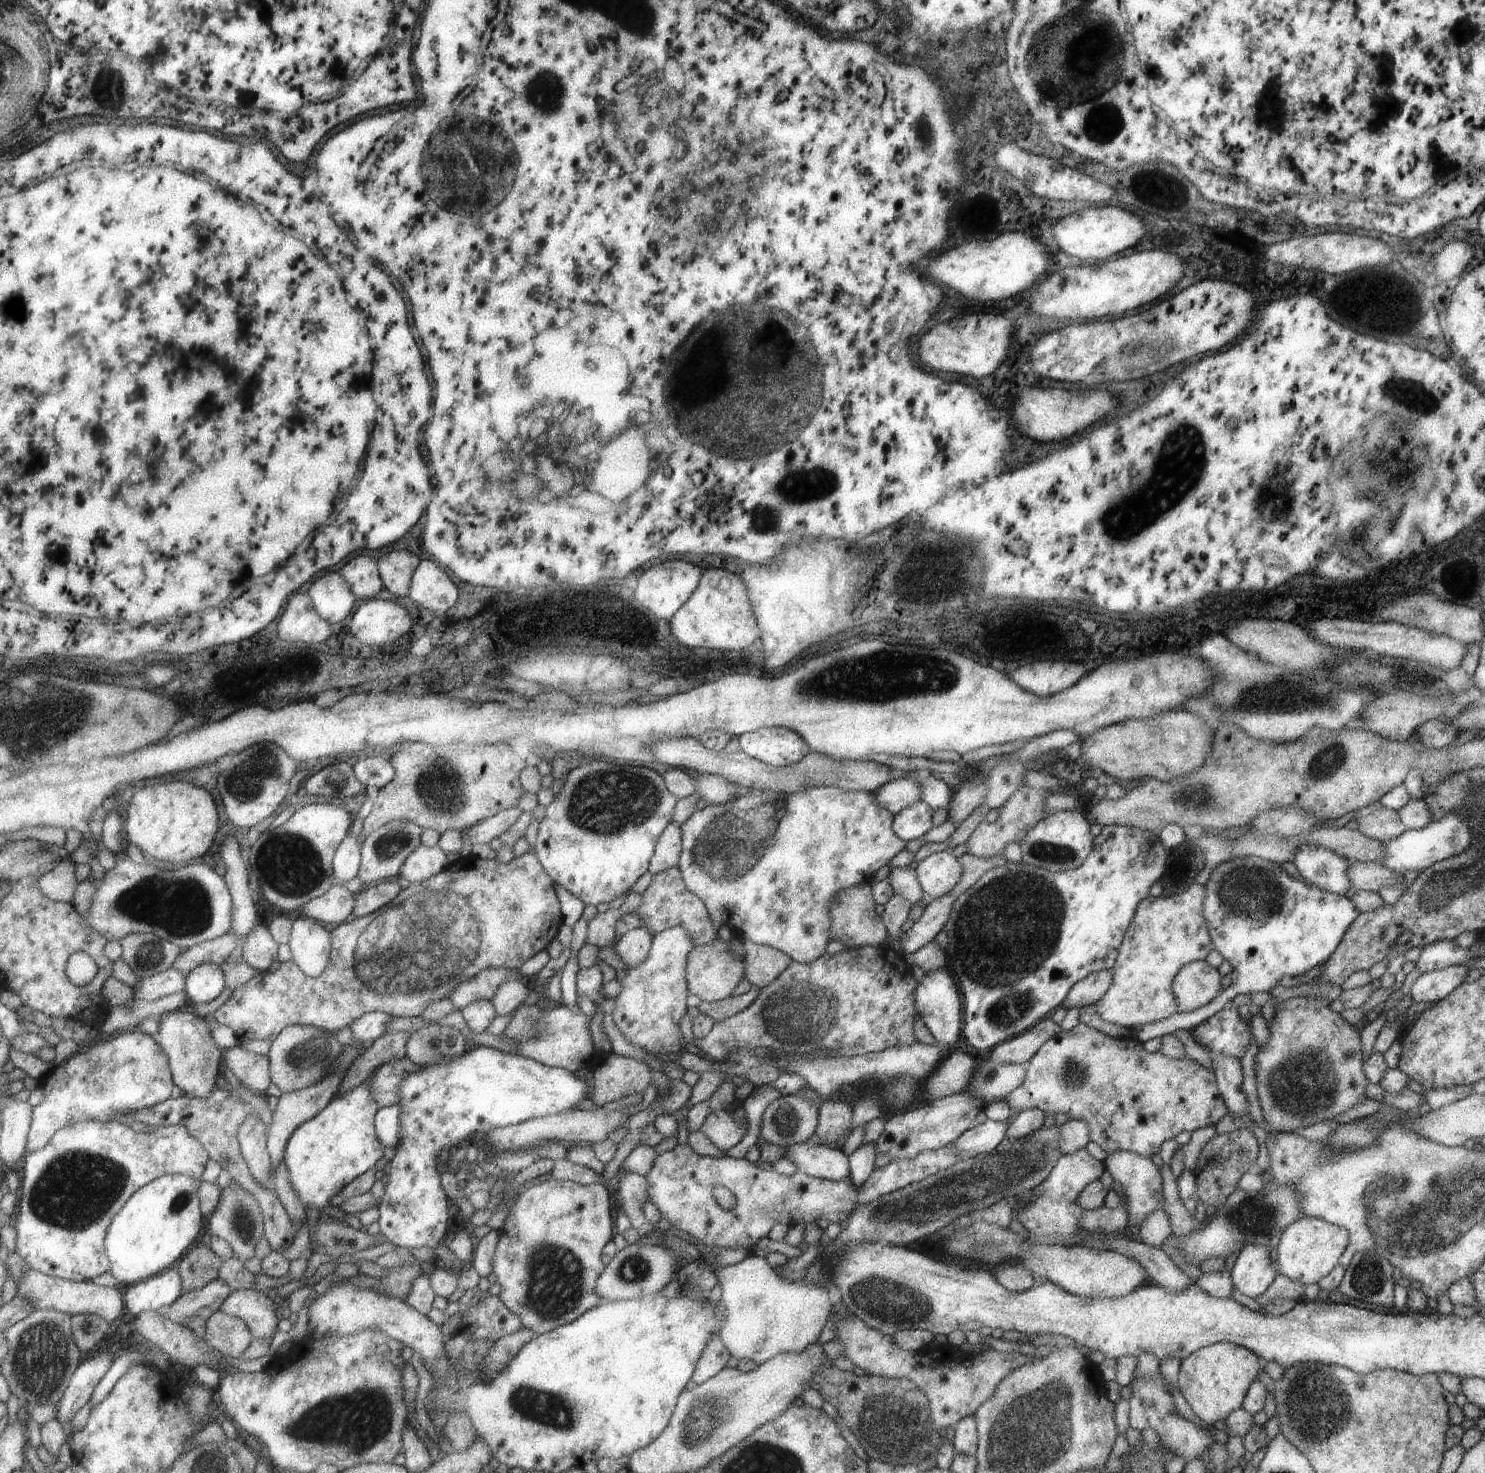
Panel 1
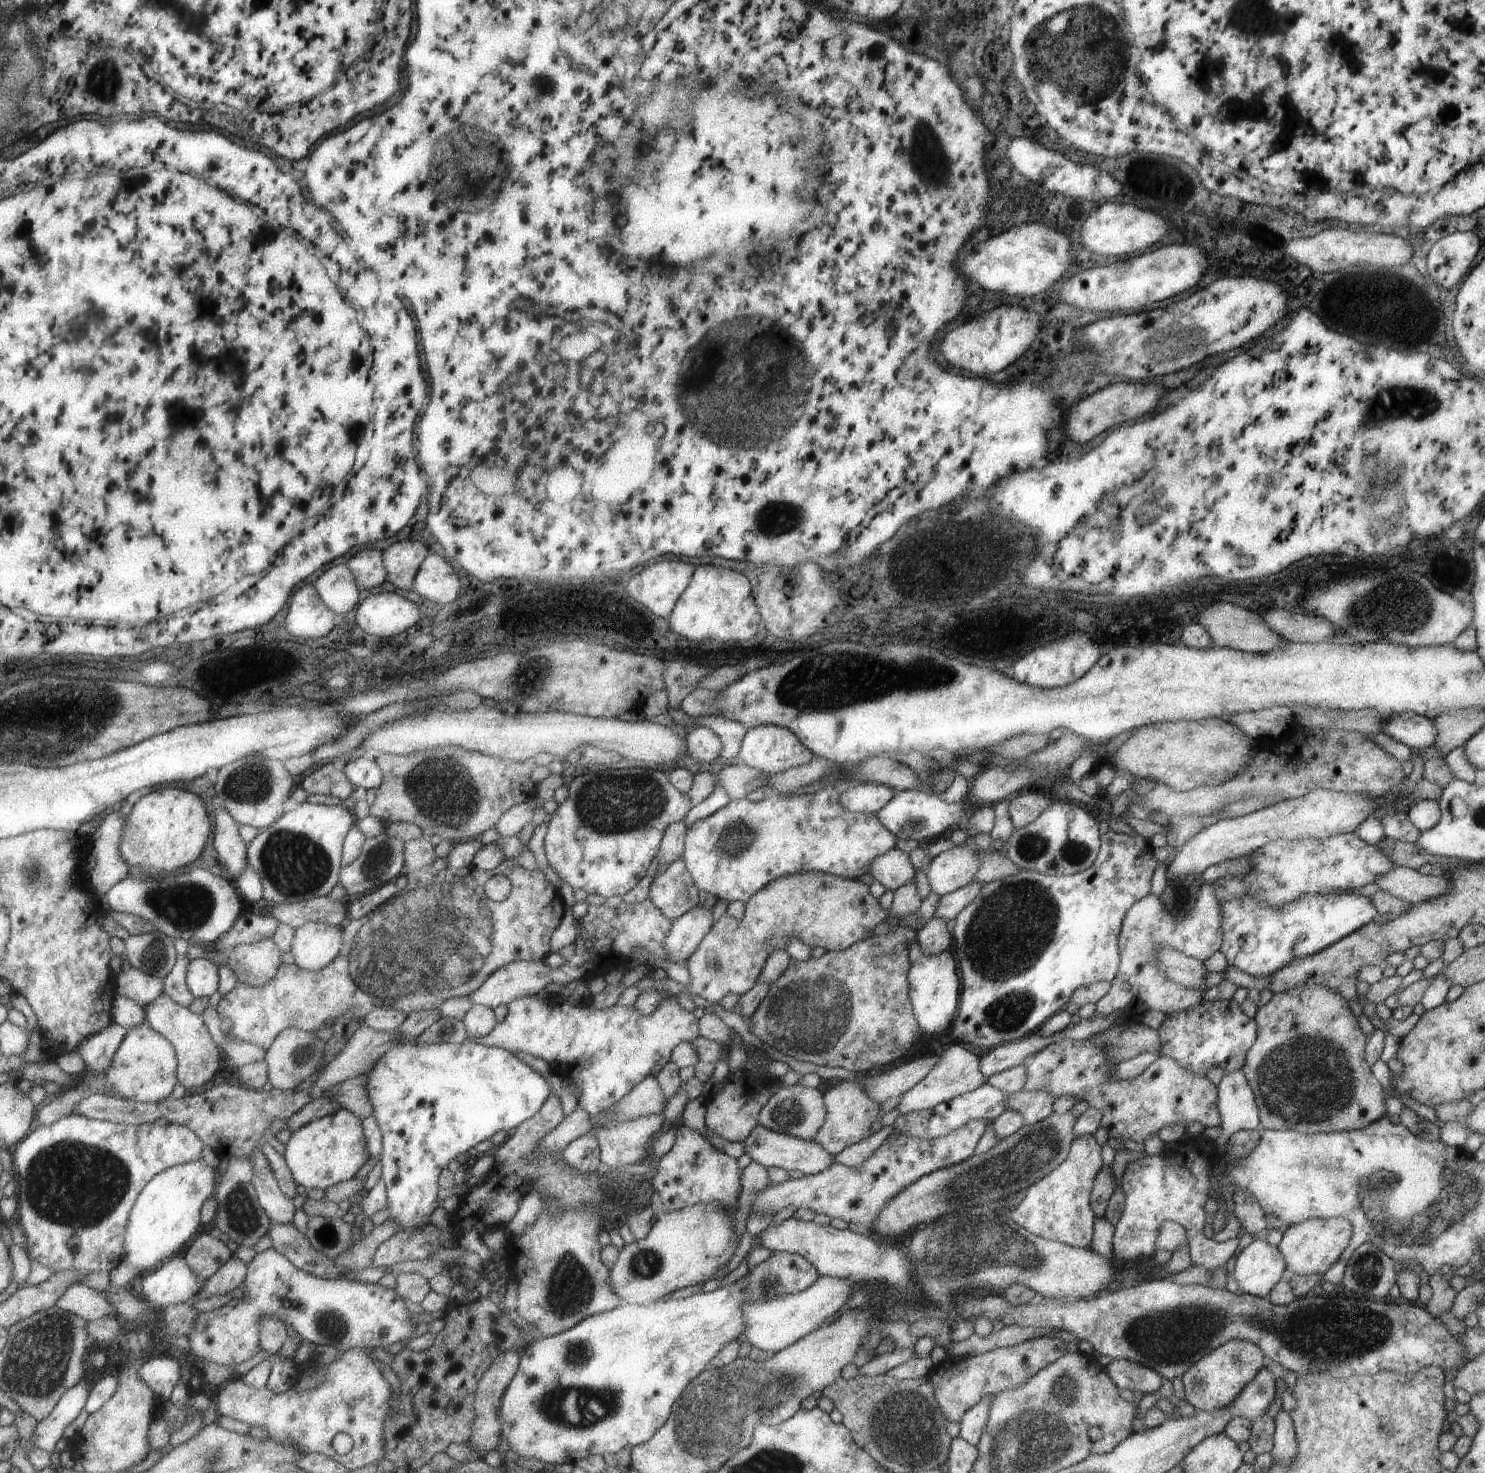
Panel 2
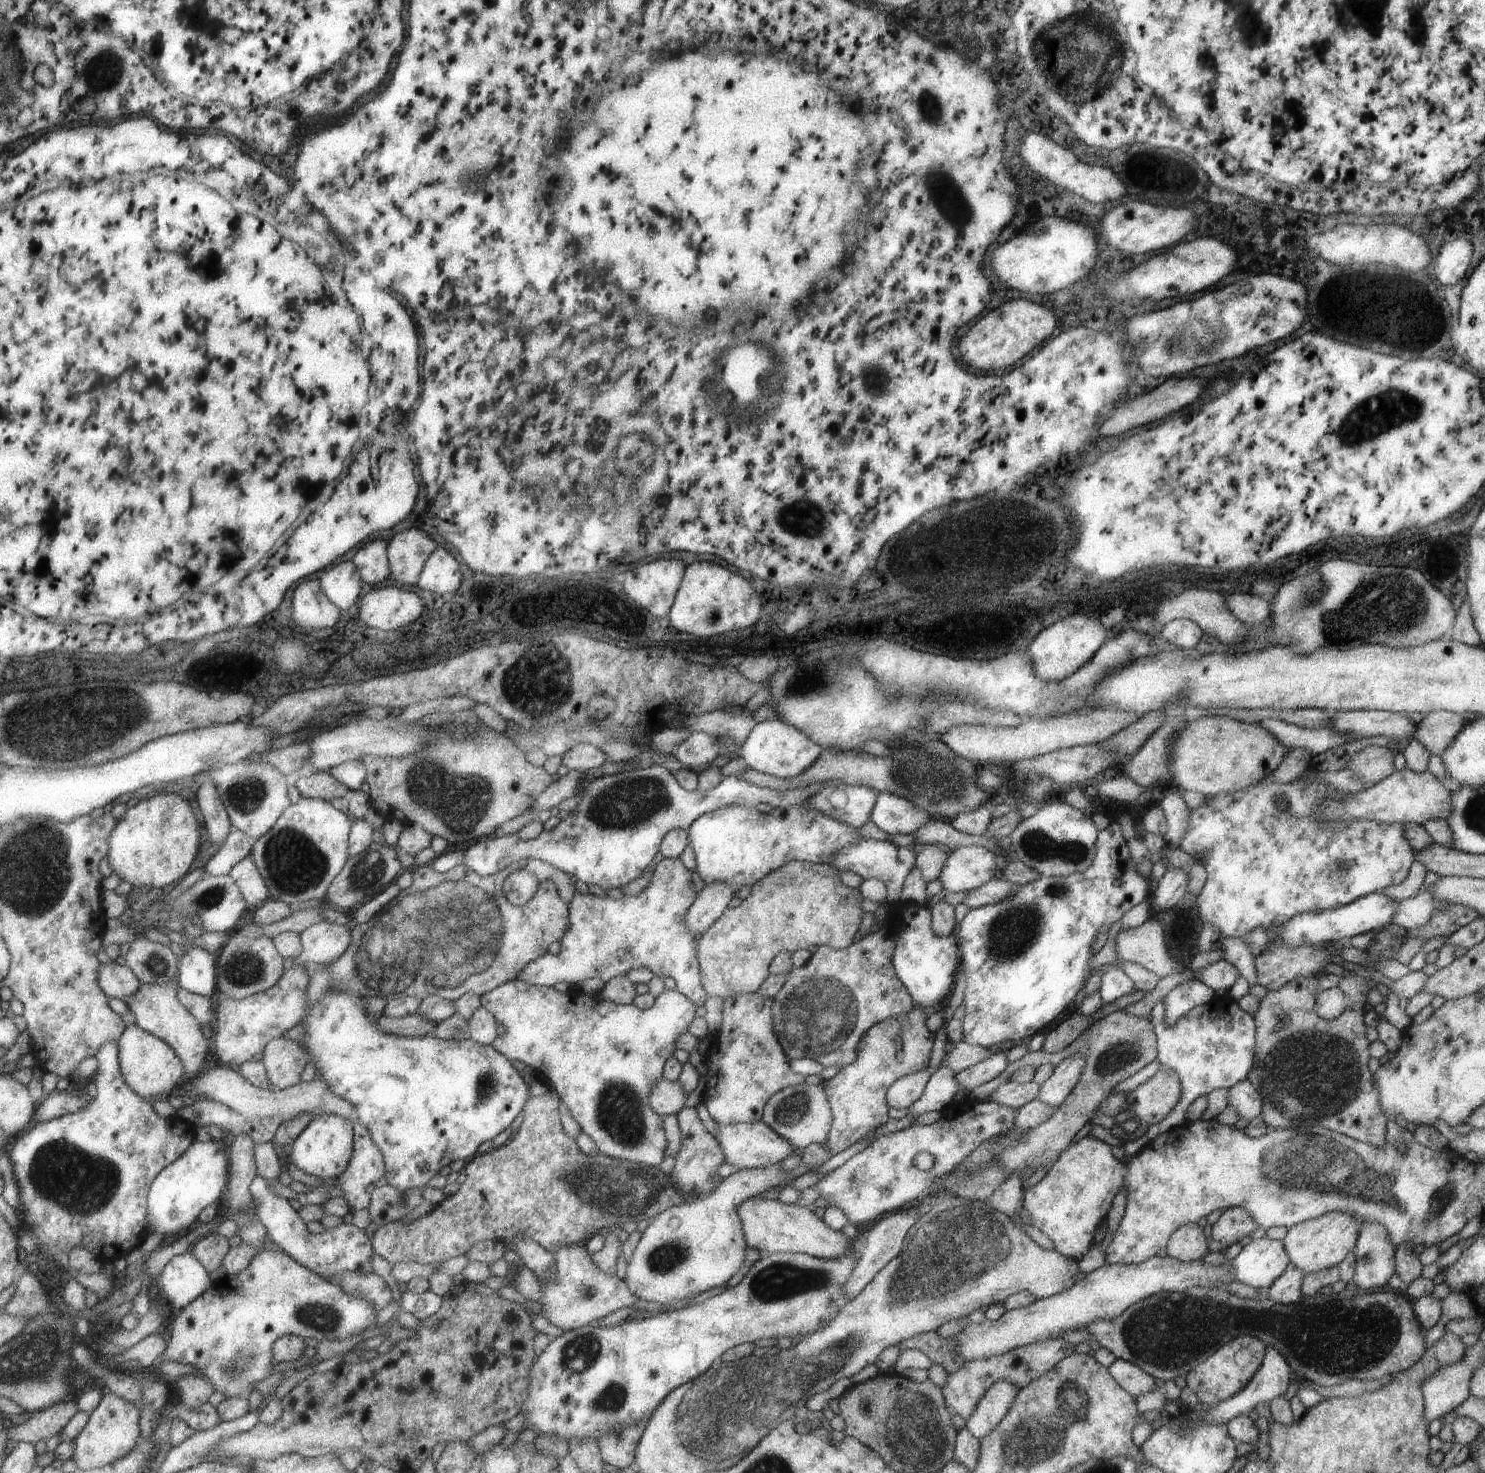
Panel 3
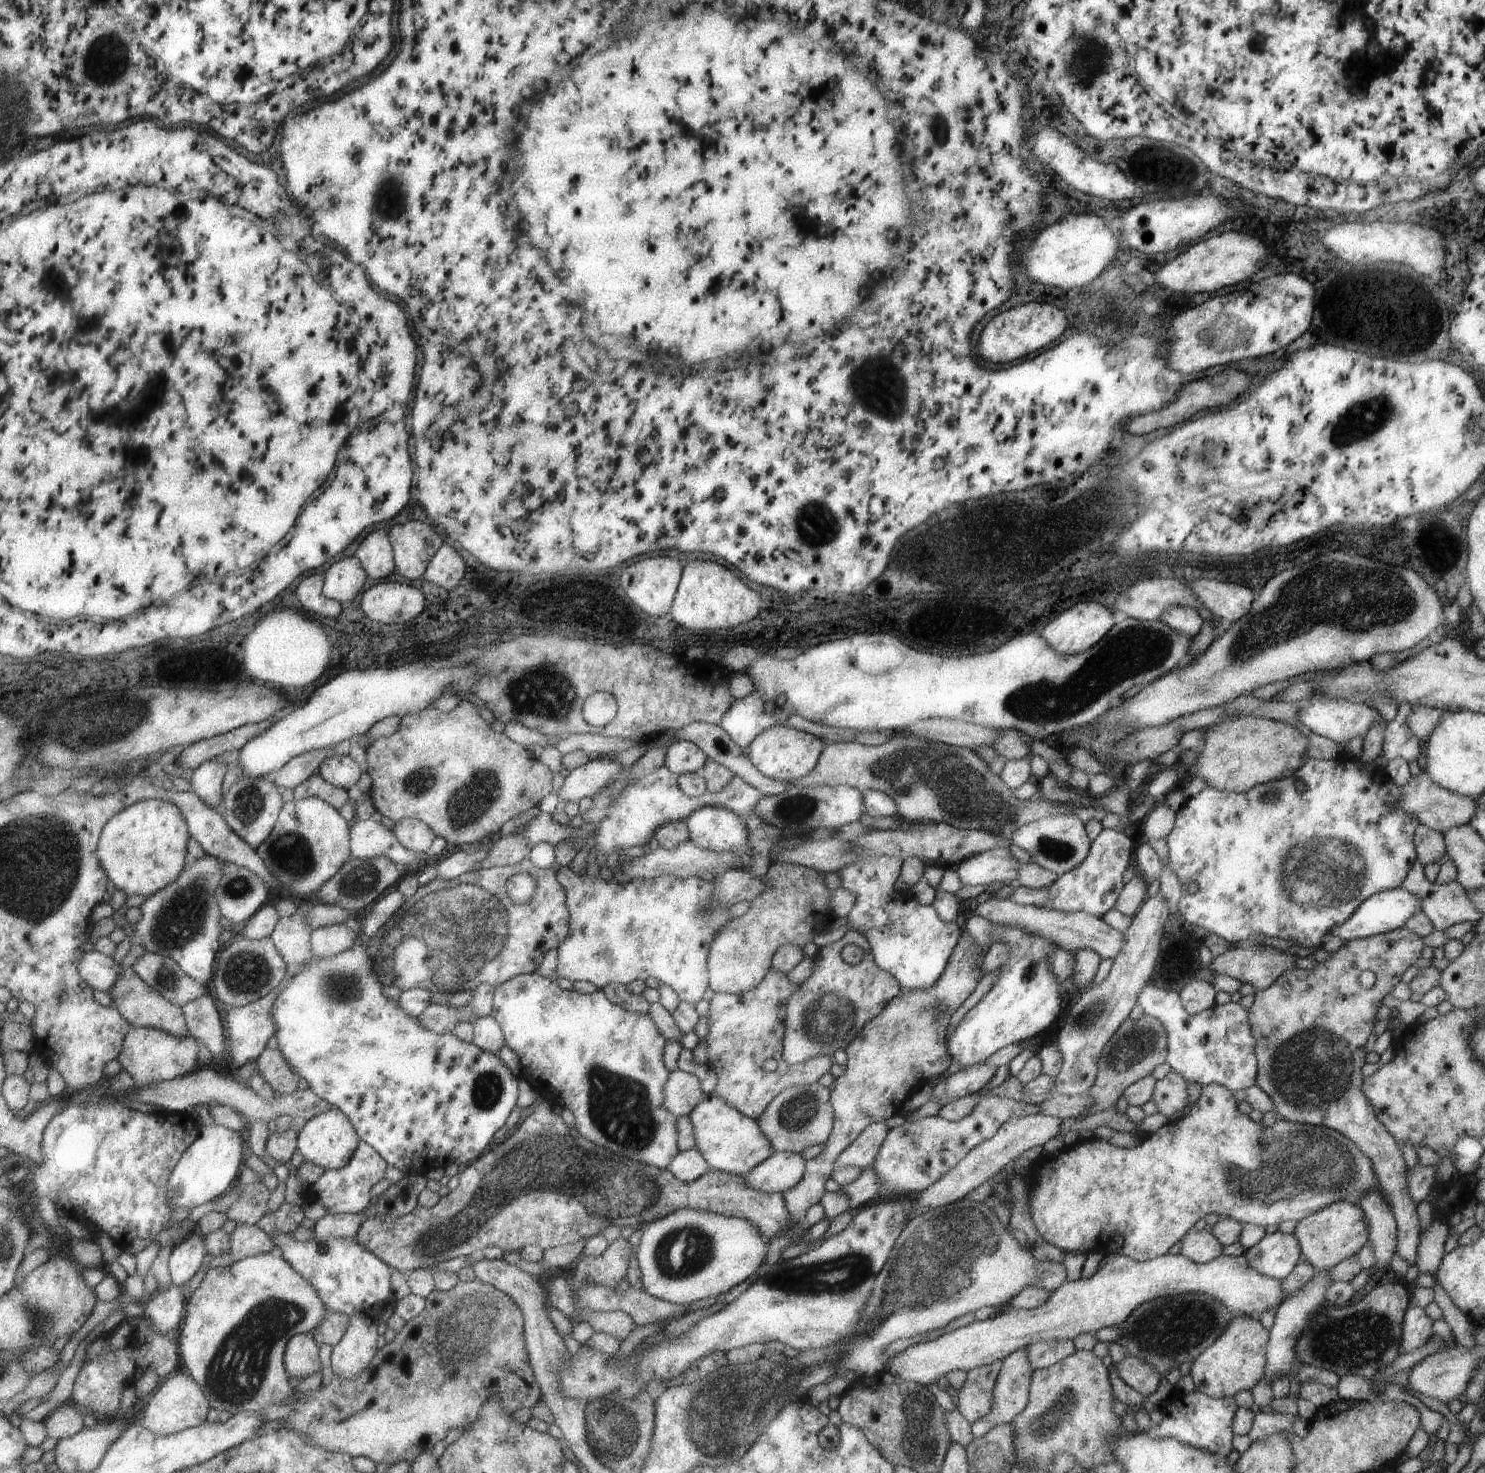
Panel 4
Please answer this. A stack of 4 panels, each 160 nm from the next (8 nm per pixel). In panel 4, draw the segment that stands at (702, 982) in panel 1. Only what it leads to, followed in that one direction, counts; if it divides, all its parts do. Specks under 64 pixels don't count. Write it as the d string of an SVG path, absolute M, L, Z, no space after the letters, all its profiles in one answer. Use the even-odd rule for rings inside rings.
M770 862L762 879L765 890L749 902L743 916L721 926L709 944L708 988L715 993L742 994L752 990L765 978L773 953L781 944L802 948L809 942L828 939L824 934L833 912L829 907L832 891L825 886L825 874L795 864Z

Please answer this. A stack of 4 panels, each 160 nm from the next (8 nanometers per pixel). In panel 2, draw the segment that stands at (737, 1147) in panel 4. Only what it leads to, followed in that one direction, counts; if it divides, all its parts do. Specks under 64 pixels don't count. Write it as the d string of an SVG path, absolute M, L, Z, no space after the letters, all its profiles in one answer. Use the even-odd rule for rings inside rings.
M761 1123L755 1125L749 1134L742 1140L743 1152L750 1156L750 1160L769 1168L769 1166L778 1166L783 1170L798 1170L802 1174L812 1175L813 1173L825 1170L833 1160L830 1154L827 1154L819 1143L798 1139L788 1134L778 1133L766 1129Z

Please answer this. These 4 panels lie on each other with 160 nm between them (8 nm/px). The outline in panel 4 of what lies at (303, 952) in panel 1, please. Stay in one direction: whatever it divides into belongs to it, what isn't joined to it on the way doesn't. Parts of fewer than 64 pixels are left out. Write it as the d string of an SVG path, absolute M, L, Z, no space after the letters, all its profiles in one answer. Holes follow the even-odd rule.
M343 923L315 929L311 938L313 954L317 958L331 958L335 954L341 954L343 950L349 950L353 946L357 935Z

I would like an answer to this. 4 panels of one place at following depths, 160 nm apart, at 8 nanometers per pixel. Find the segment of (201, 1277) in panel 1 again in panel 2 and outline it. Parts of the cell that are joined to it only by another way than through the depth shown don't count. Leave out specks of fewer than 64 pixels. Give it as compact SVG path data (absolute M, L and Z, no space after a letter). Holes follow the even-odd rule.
M199 1235L186 1251L186 1261L203 1280L211 1278L231 1257L231 1243L225 1237Z

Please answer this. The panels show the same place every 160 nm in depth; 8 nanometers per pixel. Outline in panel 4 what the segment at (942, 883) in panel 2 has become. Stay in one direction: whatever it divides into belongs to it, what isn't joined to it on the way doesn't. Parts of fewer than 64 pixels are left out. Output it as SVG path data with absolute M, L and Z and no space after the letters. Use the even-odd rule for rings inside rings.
M999 847L963 858L953 867L962 886L990 887L995 882L1008 884L1015 880L1019 862L1011 856L1008 848Z

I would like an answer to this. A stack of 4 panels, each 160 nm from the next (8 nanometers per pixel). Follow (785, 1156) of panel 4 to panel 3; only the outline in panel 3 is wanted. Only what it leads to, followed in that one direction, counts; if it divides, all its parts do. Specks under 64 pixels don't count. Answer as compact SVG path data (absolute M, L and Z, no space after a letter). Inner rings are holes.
M802 1163L795 1166L795 1168L791 1168L791 1170L783 1170L779 1164L771 1164L767 1168L739 1169L731 1176L721 1180L719 1186L707 1196L686 1200L684 1203L663 1210L651 1221L640 1227L641 1238L631 1256L627 1259L627 1268L622 1279L625 1286L627 1286L627 1290L637 1299L668 1305L672 1301L676 1302L687 1298L691 1294L721 1286L743 1266L743 1260L745 1260L747 1245L743 1238L737 1206L740 1206L747 1199L755 1197L755 1195L767 1192L767 1190L781 1188L781 1186L789 1184L793 1178L809 1171L810 1169Z

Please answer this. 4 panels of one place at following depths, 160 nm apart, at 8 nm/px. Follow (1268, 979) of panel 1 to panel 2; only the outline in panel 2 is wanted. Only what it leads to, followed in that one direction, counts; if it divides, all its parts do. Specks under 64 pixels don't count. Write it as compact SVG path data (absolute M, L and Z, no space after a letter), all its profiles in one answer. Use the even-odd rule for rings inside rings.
M1333 892L1328 895L1312 895L1305 893L1296 896L1290 903L1282 907L1268 907L1264 902L1258 903L1256 899L1246 895L1245 899L1229 899L1220 906L1222 943L1220 951L1225 955L1229 965L1235 966L1243 972L1254 977L1265 977L1281 968L1288 960L1295 957L1309 956L1326 946L1333 944L1336 940L1347 936L1358 928L1365 926L1378 918L1379 914L1374 909L1369 897L1364 897L1353 892Z

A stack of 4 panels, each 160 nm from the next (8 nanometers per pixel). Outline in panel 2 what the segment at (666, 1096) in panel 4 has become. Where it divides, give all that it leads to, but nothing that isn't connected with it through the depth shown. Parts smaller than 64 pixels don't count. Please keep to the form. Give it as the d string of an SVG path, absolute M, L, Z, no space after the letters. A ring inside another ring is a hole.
M649 1075L643 1078L639 1084L636 1084L633 1090L630 1090L629 1094L626 1094L625 1098L622 1098L615 1107L612 1107L610 1114L605 1117L610 1119L632 1119L643 1115L661 1115L665 1105L666 1098L656 1077Z

